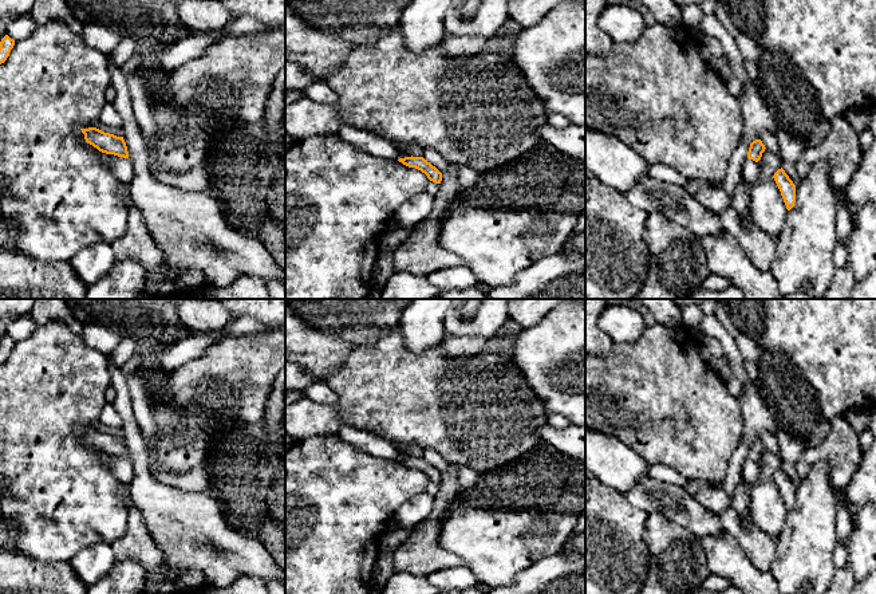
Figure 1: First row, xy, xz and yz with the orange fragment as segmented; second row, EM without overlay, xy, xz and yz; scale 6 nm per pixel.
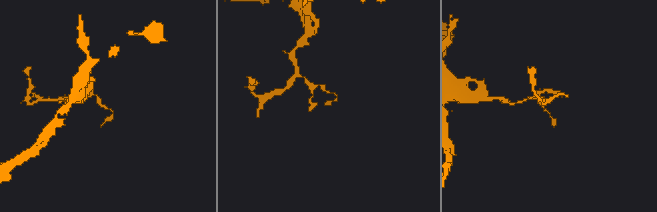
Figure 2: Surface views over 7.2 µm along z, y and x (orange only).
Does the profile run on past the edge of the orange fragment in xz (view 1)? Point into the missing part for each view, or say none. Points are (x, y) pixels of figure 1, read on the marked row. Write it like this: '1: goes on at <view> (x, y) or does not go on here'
1: does not go on here

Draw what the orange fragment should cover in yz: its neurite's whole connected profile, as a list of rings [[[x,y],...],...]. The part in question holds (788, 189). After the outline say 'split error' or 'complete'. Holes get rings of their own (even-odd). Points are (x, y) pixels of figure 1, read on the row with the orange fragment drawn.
[[[782,168],[774,173],[773,178],[781,192],[786,209],[790,211],[796,202],[796,185]]]; complete

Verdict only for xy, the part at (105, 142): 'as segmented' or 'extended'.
as segmented

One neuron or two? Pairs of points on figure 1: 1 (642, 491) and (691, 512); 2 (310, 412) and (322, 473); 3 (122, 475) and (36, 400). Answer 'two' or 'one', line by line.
1: one
2: two
3: two

